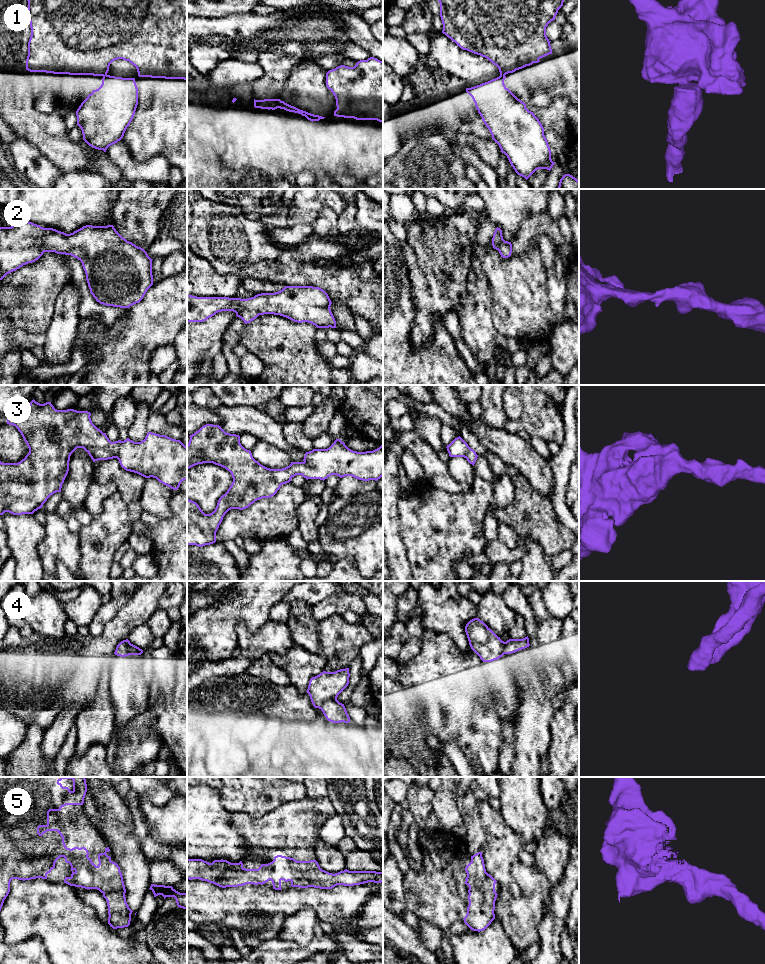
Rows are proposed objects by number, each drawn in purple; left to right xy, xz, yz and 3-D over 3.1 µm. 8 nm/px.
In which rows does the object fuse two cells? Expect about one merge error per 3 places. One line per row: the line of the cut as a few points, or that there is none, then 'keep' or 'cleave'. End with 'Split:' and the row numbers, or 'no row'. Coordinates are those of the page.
1: cut in yz along (500, 74), (504, 75); cleave
2: no cut; keep
3: no cut; keep
4: cut in xz along (336, 699), (326, 701), (320, 708); cleave
5: no cut; keep
Split: 1, 4

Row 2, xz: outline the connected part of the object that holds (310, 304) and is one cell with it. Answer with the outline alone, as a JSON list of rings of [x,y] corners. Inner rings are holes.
[[[285,286],[278,292],[261,293],[247,299],[187,295],[187,322],[203,322],[218,312],[233,311],[245,324],[259,315],[274,314],[298,323],[308,322],[317,328],[336,328],[336,321],[330,309],[331,304],[328,294],[323,289],[313,286]]]

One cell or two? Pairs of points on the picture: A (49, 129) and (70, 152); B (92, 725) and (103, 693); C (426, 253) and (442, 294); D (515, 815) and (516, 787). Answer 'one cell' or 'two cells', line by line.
A: one cell
B: one cell
C: one cell
D: one cell

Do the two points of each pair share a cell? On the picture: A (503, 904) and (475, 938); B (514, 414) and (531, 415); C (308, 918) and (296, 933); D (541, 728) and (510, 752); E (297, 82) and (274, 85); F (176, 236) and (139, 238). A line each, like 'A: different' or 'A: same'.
A: different
B: different
C: same
D: different
E: different
F: different

